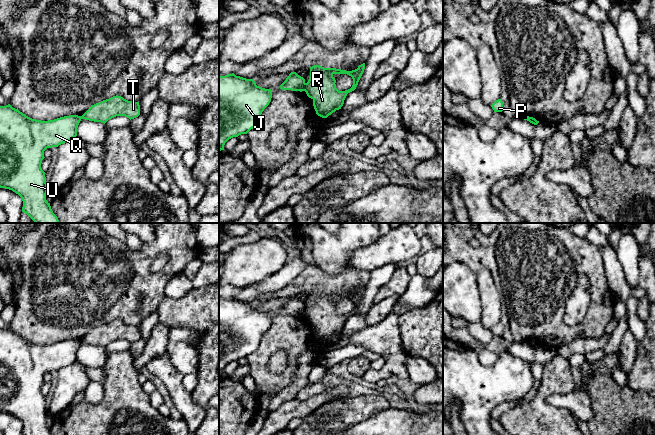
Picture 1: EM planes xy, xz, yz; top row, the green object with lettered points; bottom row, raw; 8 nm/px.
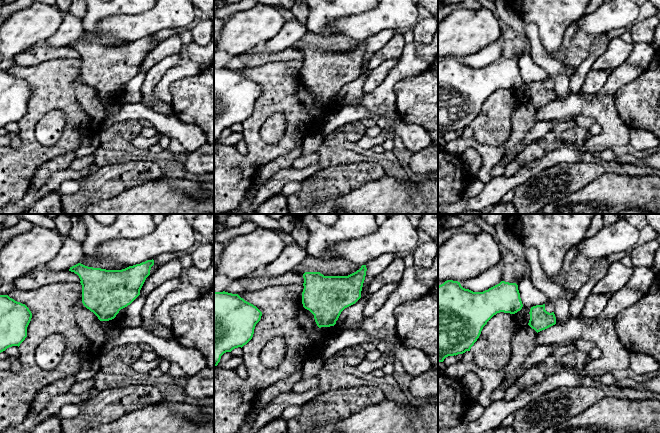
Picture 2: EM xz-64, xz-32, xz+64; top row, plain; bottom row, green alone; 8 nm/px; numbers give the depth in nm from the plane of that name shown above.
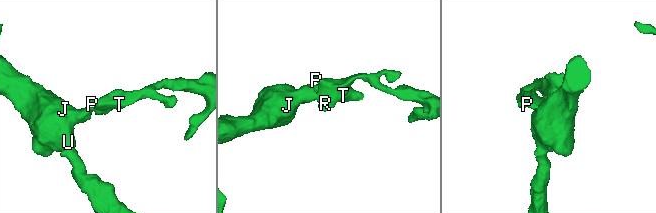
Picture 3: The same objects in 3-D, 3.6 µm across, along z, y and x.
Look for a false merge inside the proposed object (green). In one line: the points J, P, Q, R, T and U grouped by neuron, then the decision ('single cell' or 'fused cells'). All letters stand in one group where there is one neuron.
J Q U / P R T; fused cells

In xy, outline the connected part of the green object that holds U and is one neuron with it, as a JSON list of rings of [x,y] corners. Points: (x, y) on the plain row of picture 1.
[[[10,328],[0,330],[0,412],[12,414],[22,422],[22,435],[52,435],[46,424],[48,410],[41,392],[44,375],[75,362],[80,345],[78,339],[41,345],[26,340]]]

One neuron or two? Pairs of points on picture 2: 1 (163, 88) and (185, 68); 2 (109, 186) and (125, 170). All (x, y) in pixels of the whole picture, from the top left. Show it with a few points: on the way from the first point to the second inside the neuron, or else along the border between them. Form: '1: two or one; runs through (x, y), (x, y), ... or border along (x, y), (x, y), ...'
1: one; runs through (166, 82), (179, 71)
2: one; runs through (111, 182), (121, 173)

